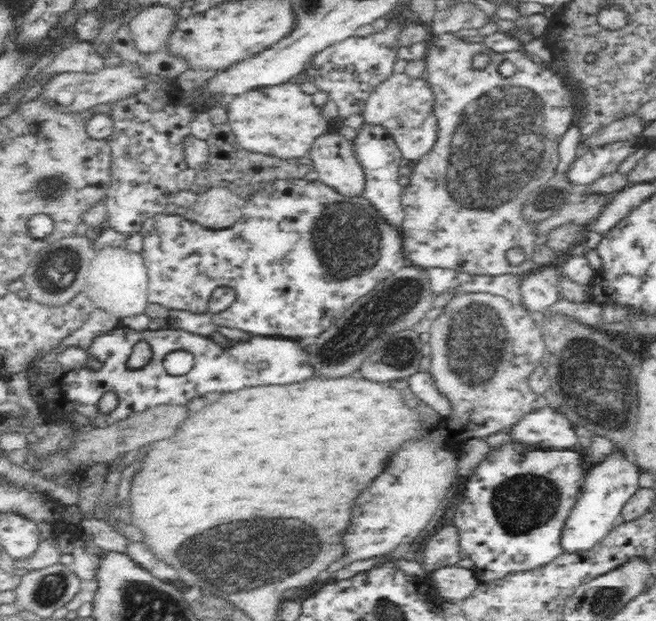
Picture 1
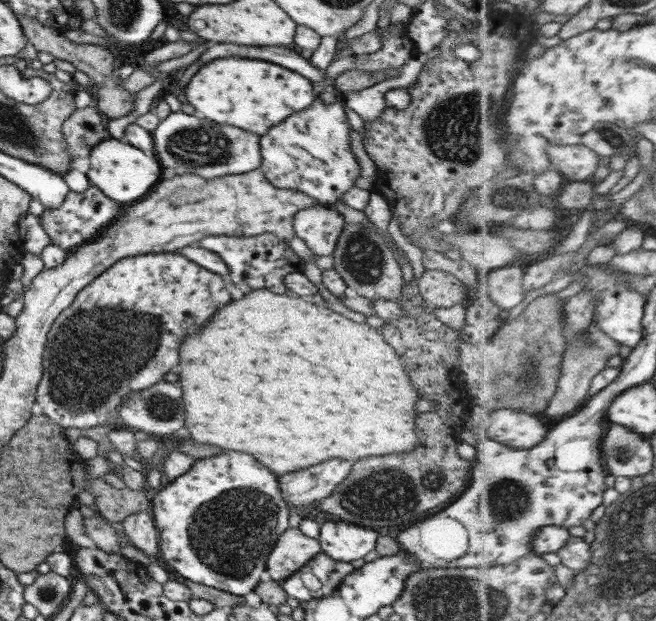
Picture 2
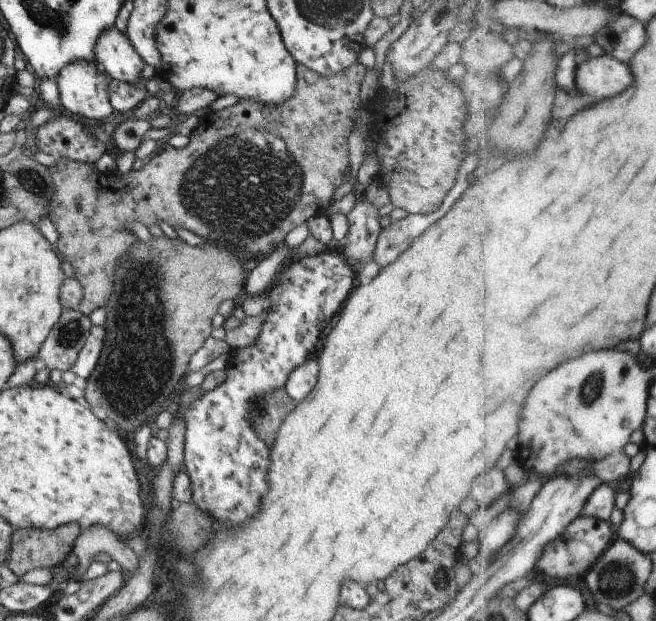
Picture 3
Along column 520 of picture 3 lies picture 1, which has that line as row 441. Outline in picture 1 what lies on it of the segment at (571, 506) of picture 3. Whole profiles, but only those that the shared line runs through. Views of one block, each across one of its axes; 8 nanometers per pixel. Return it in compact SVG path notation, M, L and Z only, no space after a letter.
M550 407L524 416L509 431L520 445L537 448L572 449L581 440L573 422Z

